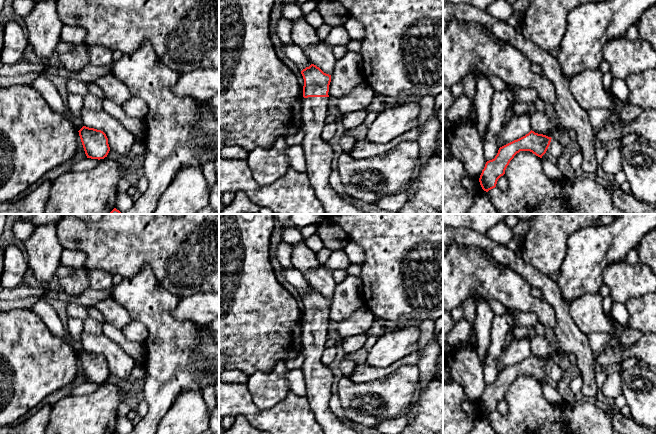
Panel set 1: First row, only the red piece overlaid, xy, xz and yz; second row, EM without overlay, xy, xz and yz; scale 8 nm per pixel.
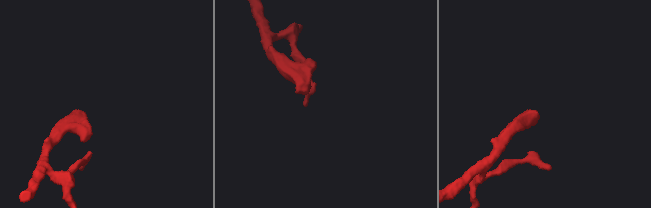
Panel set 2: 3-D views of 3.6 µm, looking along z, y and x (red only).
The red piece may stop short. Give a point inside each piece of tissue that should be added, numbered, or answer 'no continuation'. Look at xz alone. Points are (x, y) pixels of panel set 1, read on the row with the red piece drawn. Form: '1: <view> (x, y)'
1: xz (318, 152)

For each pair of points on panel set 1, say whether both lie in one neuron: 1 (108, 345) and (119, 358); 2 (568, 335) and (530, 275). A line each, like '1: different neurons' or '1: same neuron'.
1: same neuron
2: same neuron

